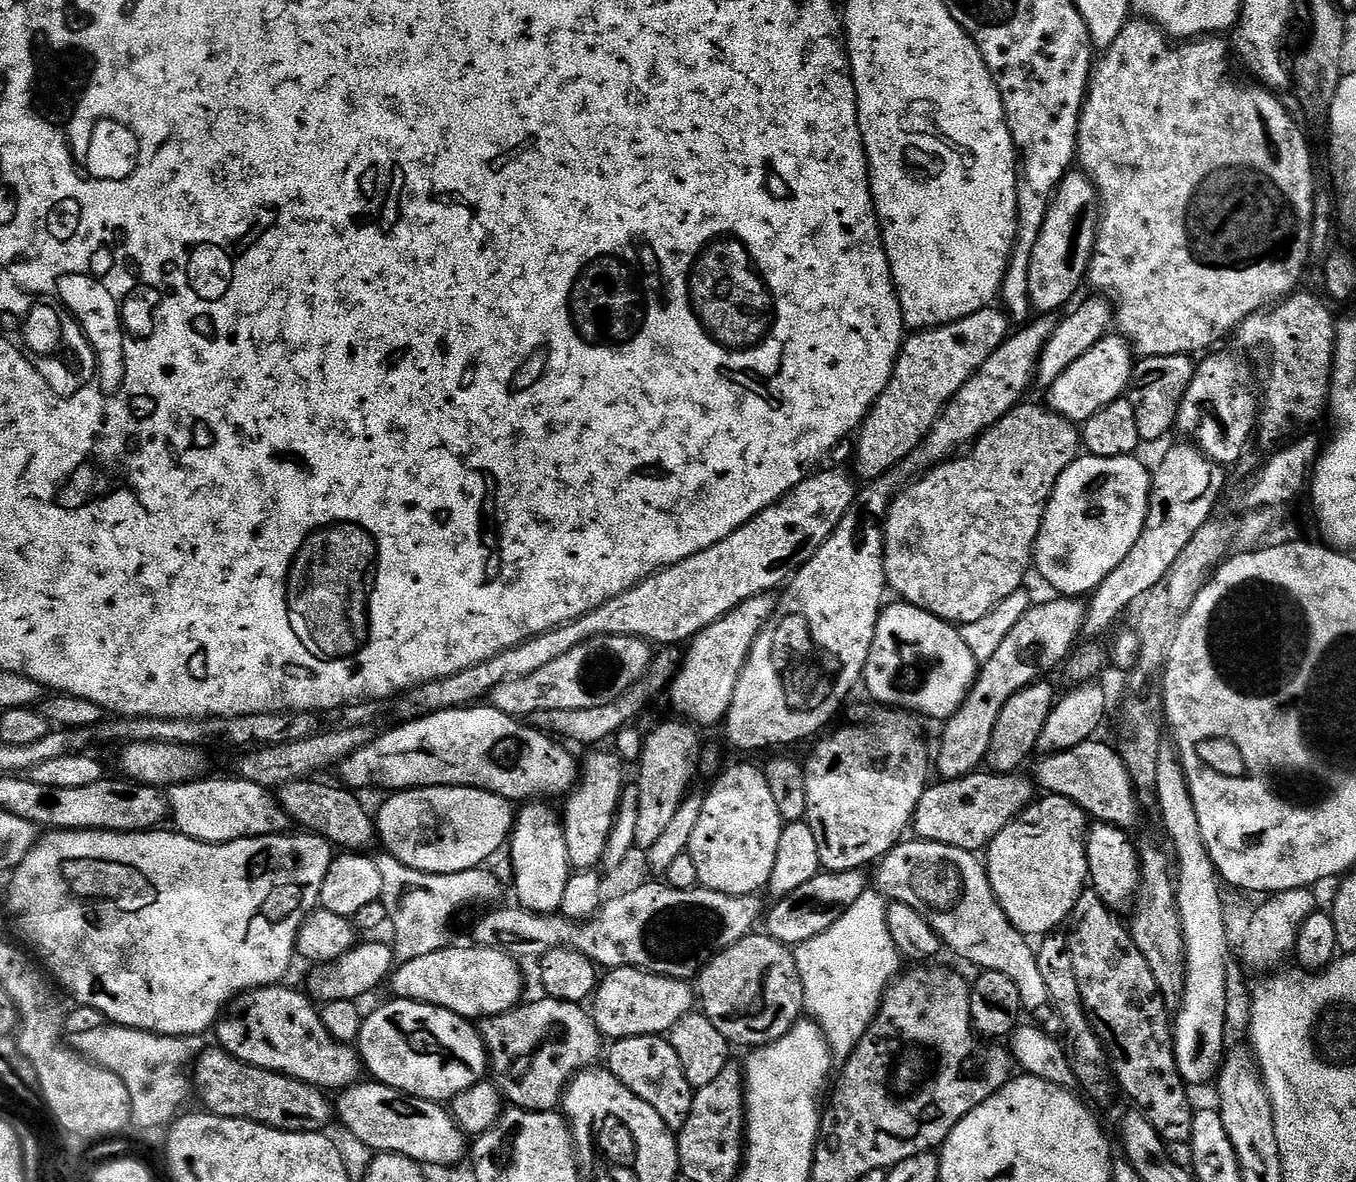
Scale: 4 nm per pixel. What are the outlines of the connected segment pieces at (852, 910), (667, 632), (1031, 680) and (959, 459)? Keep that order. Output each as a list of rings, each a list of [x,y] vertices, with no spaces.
[[[859,902],[852,907],[845,907],[836,921],[829,923],[824,932],[810,937],[804,944],[795,949],[796,974],[804,988],[804,1008],[820,1023],[824,1031],[823,1039],[827,1047],[840,1058],[847,1058],[857,1044],[865,1039],[864,1031],[868,1023],[877,1019],[881,1004],[876,998],[881,997],[886,989],[897,979],[896,971],[900,968],[901,953],[892,936],[888,933],[888,921],[883,907],[876,904]]]
[[[819,472],[809,475],[797,488],[793,488],[776,504],[746,522],[732,536],[727,536],[722,542],[702,550],[697,556],[691,556],[671,568],[657,572],[655,576],[647,576],[641,584],[597,608],[587,617],[587,635],[592,638],[601,634],[608,638],[633,636],[639,640],[647,640],[653,646],[680,643],[683,645],[697,636],[703,628],[732,612],[742,602],[771,593],[771,588],[779,589],[780,572],[791,573],[797,566],[816,555],[816,549],[826,542],[826,538],[830,538],[845,512],[853,507],[851,482],[840,472]]]
[[[1078,598],[1063,599],[1048,600],[1040,605],[1037,603],[1022,614],[998,646],[998,650],[994,650],[989,660],[983,661],[976,683],[965,697],[964,704],[952,715],[956,724],[972,724],[972,732],[980,736],[980,744],[984,744],[984,732],[992,732],[1002,706],[1014,694],[1037,683],[1043,677],[1040,675],[1050,671],[1055,664],[1060,666],[1068,660],[1077,643],[1076,636],[1084,622],[1086,606]]]
[[[1027,402],[1021,403],[1018,410],[1009,412],[993,428],[987,428],[981,436],[977,436],[971,447],[963,454],[927,469],[921,475],[924,477],[917,484],[912,484],[909,488],[902,489],[901,492],[899,489],[893,495],[882,516],[884,519],[884,528],[882,527],[884,542],[882,576],[886,584],[886,579],[888,579],[889,586],[900,595],[897,597],[903,598],[907,603],[913,604],[915,608],[920,608],[923,612],[929,612],[931,616],[947,620],[953,626],[963,626],[978,622],[984,615],[990,613],[1000,601],[1011,597],[1014,591],[1024,584],[1024,571],[1030,568],[1030,553],[1036,533],[1040,530],[1042,509],[1052,491],[1053,484],[1060,477],[1060,473],[1078,456],[1078,451],[1076,452],[1076,444],[1078,448],[1077,425],[1071,420],[1065,420],[1063,416],[1058,416],[1050,410],[1041,408],[1035,408],[1034,405],[1027,404]]]

